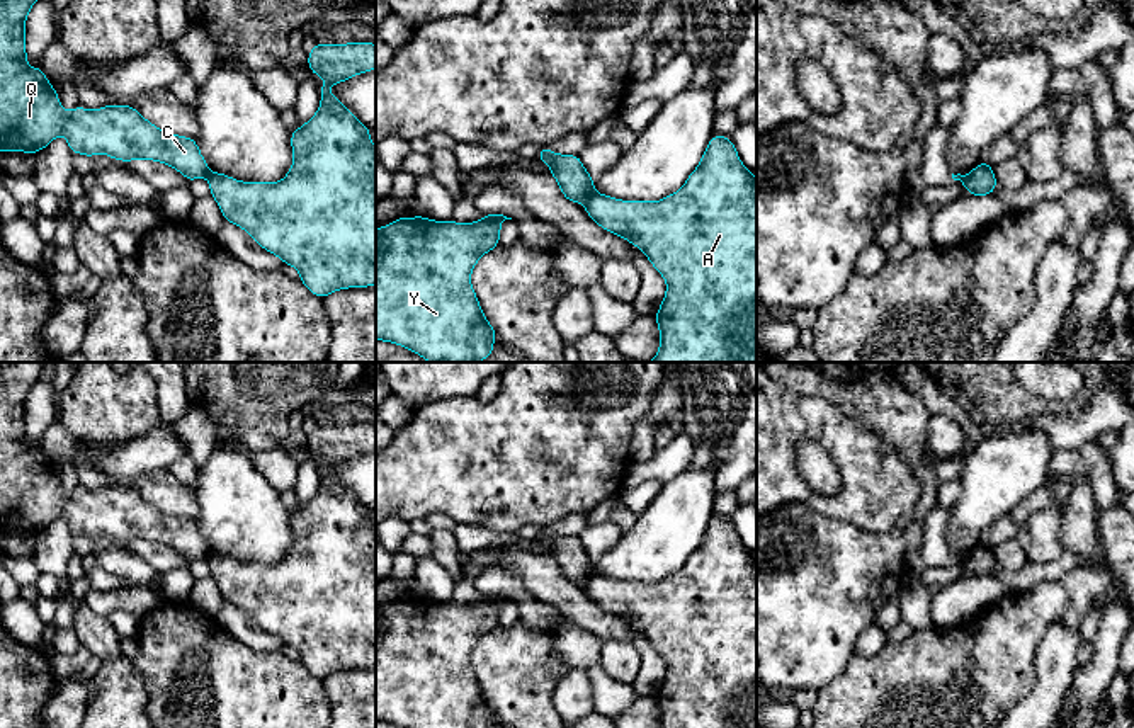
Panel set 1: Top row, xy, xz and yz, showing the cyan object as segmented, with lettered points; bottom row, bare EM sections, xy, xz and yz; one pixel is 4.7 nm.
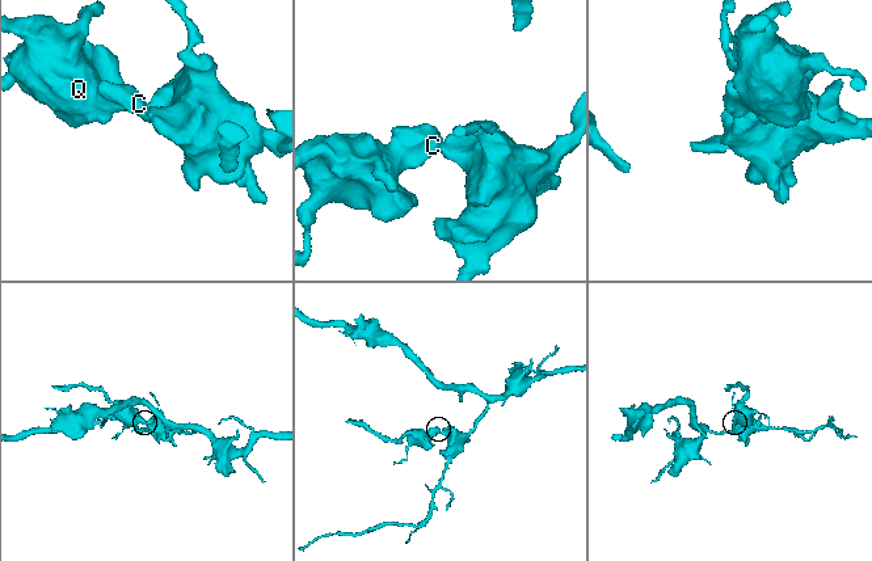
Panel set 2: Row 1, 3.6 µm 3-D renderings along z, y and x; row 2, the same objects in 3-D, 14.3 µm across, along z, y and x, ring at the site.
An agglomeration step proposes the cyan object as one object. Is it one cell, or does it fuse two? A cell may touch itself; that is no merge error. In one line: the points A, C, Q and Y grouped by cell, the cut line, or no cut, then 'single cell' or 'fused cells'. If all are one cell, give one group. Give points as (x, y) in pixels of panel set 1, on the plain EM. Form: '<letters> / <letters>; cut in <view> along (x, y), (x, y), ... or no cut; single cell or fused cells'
A / C Q Y; cut in xz along (592, 570), (585, 582); fused cells

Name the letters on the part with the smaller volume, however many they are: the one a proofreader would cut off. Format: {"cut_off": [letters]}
{"cut_off": ["C", "Q", "Y"]}

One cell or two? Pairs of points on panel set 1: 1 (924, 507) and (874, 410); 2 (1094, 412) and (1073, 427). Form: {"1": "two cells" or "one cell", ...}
{"1": "one cell", "2": "one cell"}

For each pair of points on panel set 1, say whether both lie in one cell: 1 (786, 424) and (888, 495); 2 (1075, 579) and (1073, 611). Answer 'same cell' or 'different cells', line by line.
1: same cell
2: same cell

